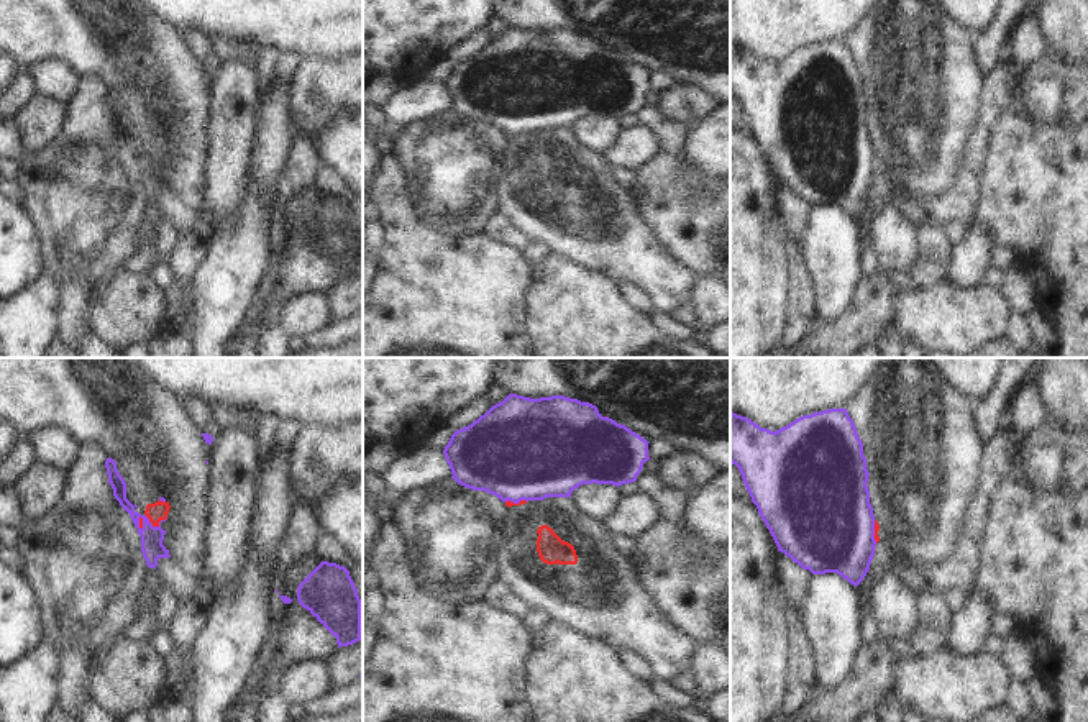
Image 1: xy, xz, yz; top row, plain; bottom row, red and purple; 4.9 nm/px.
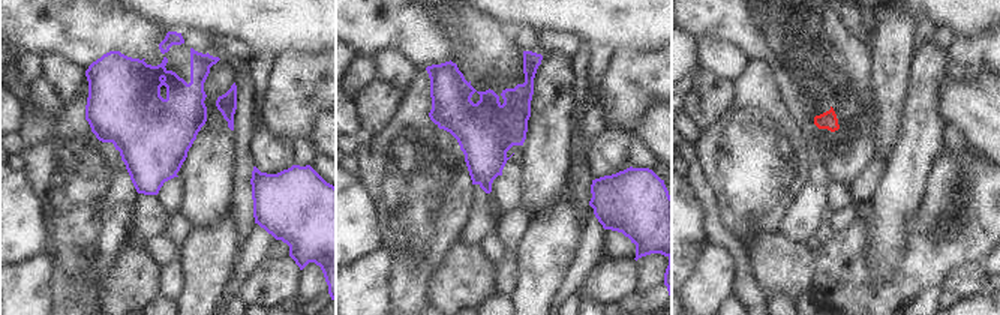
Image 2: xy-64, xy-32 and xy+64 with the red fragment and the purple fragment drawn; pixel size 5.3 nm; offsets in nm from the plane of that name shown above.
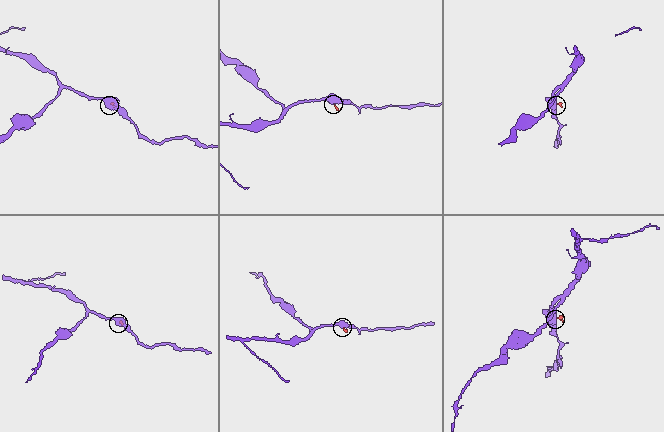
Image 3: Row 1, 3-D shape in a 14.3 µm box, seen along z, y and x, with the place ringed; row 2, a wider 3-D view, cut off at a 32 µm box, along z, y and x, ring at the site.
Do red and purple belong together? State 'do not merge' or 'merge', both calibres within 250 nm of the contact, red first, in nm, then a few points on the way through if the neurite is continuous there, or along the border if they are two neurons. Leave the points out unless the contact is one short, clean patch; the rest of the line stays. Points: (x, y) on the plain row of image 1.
do not merge; calibres 90 and 110 nm; border xy (145, 146), (155, 158), (166, 151)

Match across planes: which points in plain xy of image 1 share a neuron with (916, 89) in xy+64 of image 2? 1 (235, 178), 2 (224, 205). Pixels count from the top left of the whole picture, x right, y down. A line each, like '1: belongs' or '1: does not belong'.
1: does not belong
2: does not belong

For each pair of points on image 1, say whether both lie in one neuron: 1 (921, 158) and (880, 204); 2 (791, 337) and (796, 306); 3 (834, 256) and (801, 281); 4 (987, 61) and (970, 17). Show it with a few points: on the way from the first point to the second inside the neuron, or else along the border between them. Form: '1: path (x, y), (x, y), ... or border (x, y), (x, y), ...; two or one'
1: border (877, 174), (911, 173), (916, 178); two
2: path (796, 329), (796, 314); one
3: border (803, 248), (818, 312); two
4: border (995, 17), (975, 36); two

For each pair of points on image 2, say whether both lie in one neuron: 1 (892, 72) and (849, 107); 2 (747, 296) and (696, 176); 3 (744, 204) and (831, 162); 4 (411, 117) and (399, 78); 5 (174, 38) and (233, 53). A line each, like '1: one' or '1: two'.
1: two
2: one
3: two
4: two
5: one

